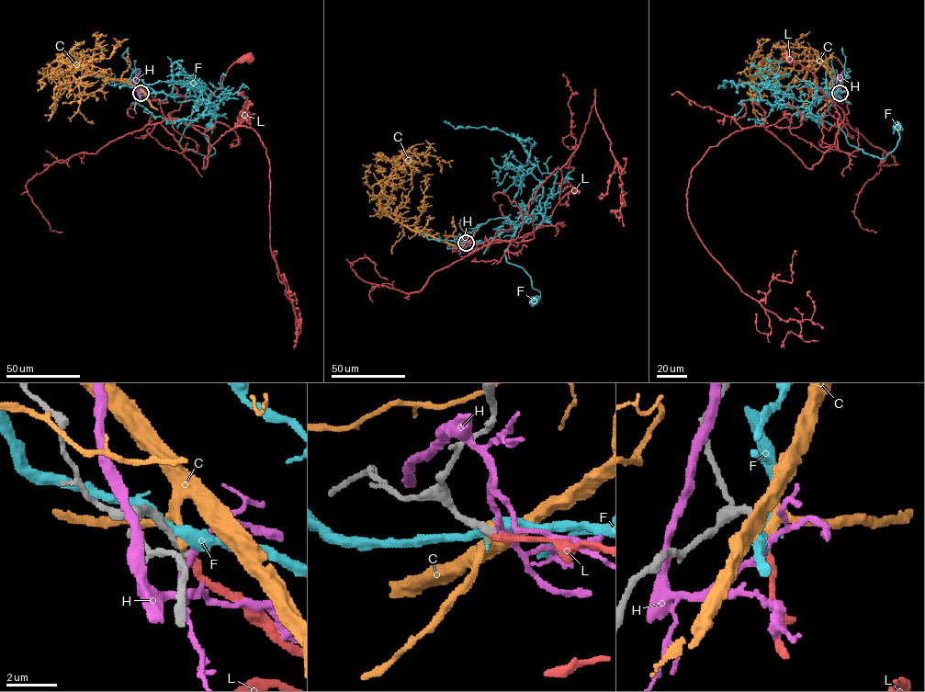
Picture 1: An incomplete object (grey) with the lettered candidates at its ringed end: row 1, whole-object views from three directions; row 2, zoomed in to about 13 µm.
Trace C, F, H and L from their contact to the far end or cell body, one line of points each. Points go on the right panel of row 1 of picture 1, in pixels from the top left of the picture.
C: (839, 92), (841, 81), (836, 79), (820, 62), (770, 63), (753, 82), (750, 94), (753, 108), (768, 123)
F: (839, 91), (819, 98), (809, 107), (812, 116), (839, 128), (849, 144), (884, 158), (899, 139), (897, 125)
H: (839, 93), (833, 95), (842, 71)
L: (839, 93), (840, 100), (834, 107), (840, 123), (843, 111), (818, 88), (813, 73), (788, 58)

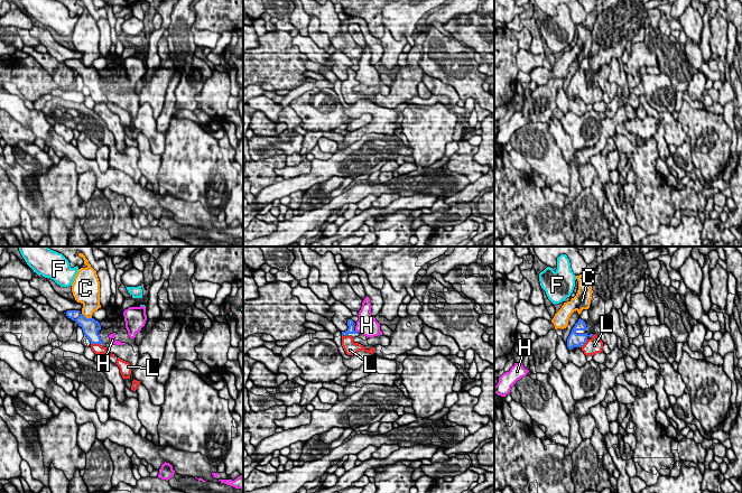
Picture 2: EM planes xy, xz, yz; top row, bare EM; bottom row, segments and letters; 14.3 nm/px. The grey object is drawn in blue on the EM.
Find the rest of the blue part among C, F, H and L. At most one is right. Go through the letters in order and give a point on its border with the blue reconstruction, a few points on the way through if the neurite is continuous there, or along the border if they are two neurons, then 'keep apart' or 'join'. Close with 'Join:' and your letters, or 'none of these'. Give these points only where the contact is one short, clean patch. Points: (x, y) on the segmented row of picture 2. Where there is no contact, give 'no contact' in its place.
C: xy (85, 317) | keep apart
F: no contact | keep apart
H: no contact | keep apart
L: xy (95, 343) | across xy (90, 327), (95, 343), (96, 349) | join
Join: L

